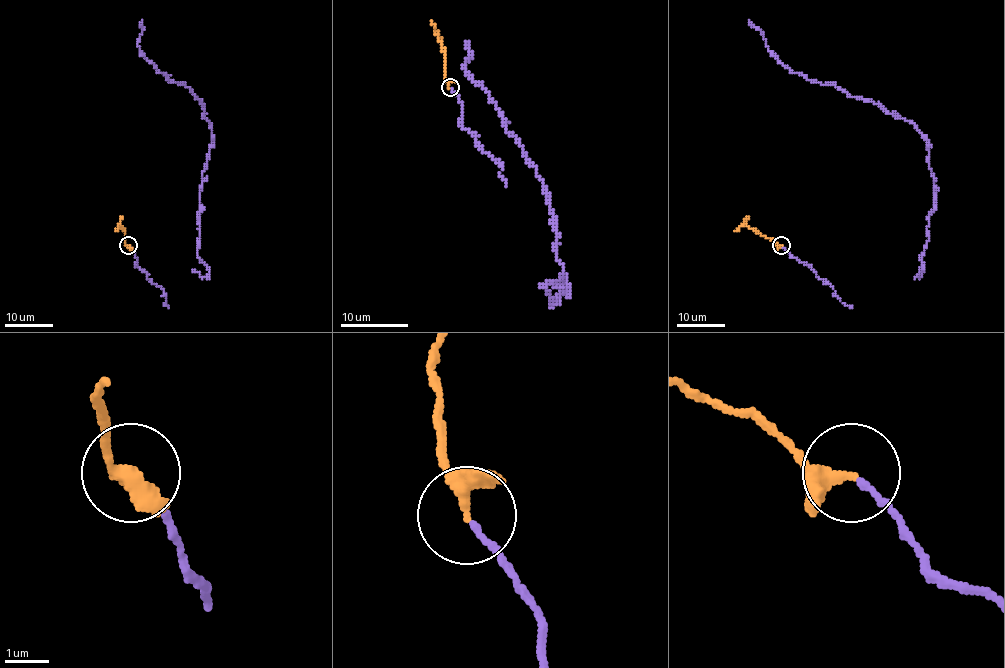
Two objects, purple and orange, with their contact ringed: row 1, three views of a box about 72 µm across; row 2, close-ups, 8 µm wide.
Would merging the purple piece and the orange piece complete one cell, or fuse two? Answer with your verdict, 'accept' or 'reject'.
accept

